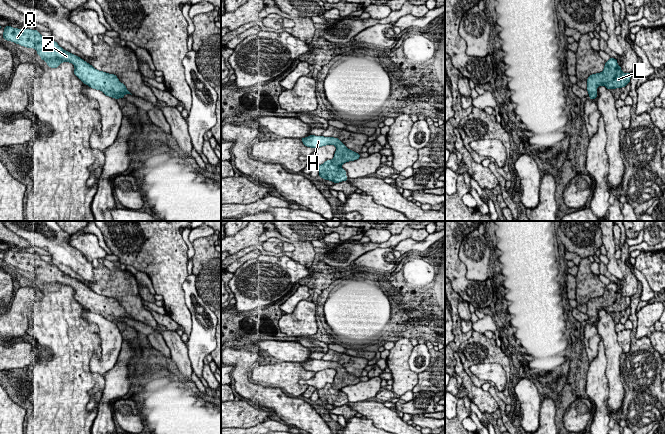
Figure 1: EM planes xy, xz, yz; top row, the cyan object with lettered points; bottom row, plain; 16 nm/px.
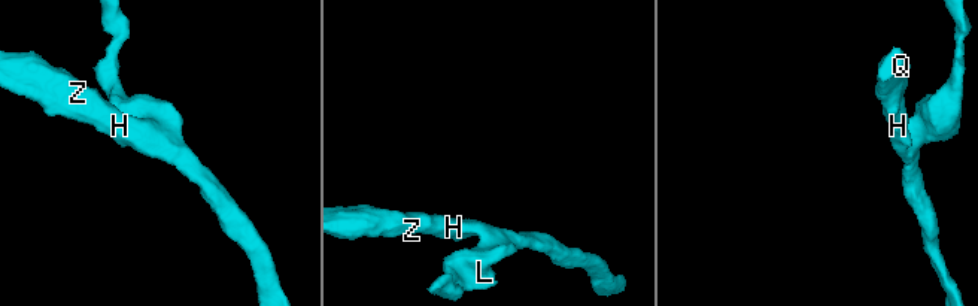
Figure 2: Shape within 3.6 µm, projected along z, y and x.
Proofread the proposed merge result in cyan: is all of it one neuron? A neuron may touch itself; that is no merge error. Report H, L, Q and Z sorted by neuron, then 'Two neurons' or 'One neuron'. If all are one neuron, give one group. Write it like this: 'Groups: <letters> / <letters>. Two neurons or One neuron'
Groups: H L Q Z. One neuron

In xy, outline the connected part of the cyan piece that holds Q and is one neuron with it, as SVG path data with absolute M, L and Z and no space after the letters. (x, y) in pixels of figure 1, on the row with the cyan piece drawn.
M6 26L3 30L2 36L5 40L34 48L42 61L46 61L48 67L57 68L62 62L70 62L75 67L74 74L84 84L101 90L106 96L124 99L125 94L131 94L116 75L95 69L80 57L64 50L57 42L43 37L37 30L18 29L11 26Z

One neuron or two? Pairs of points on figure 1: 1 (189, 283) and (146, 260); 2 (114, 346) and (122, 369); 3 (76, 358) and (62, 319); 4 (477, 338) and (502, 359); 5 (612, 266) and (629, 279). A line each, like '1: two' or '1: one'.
1: two
2: two
3: one
4: one
5: two

